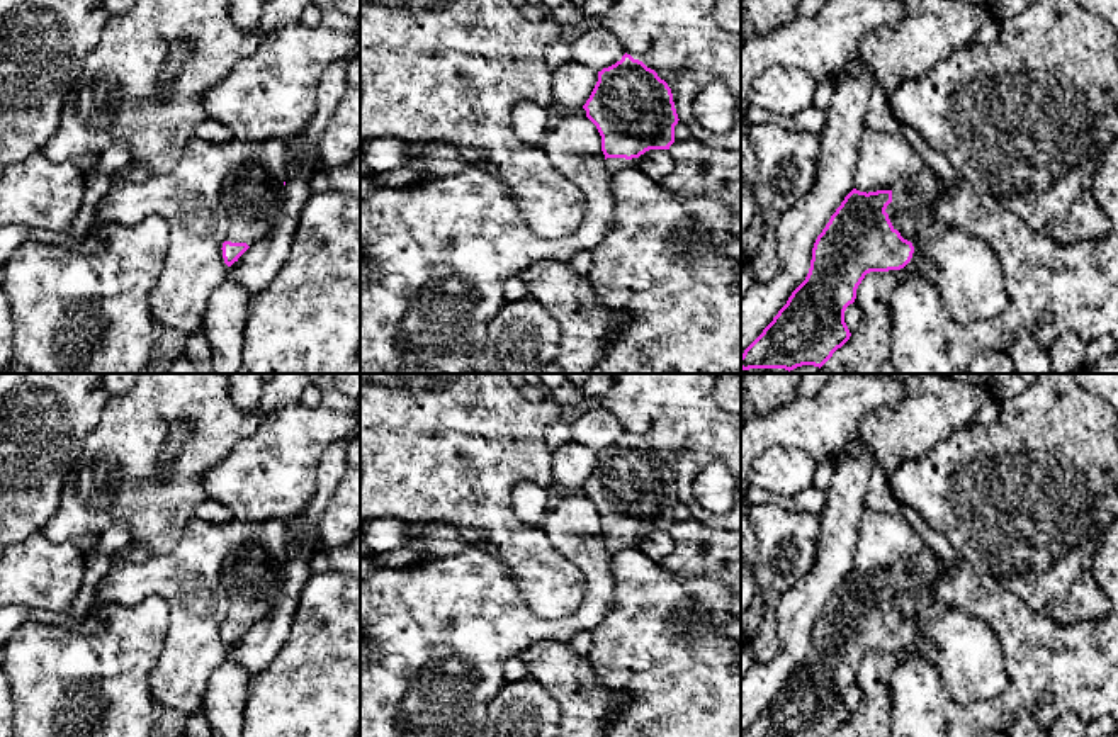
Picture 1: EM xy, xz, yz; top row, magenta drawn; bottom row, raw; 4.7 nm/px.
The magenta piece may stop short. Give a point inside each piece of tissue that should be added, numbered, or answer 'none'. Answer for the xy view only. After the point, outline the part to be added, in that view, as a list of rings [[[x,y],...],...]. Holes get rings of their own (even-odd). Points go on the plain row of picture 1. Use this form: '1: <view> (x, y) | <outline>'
1: xy (252, 576) | [[[267,520],[257,535],[224,559],[221,574],[221,584],[228,593],[224,622],[251,627],[270,610],[285,576],[285,542],[285,523]]]

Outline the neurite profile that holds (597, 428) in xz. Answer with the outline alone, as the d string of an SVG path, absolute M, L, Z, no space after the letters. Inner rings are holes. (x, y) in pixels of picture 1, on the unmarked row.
M590 409L571 425L571 440L596 453L620 442L624 435L622 423L607 409Z

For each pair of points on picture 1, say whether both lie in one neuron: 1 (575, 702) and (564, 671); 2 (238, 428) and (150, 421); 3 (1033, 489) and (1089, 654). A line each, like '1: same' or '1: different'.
1: same
2: same
3: different

